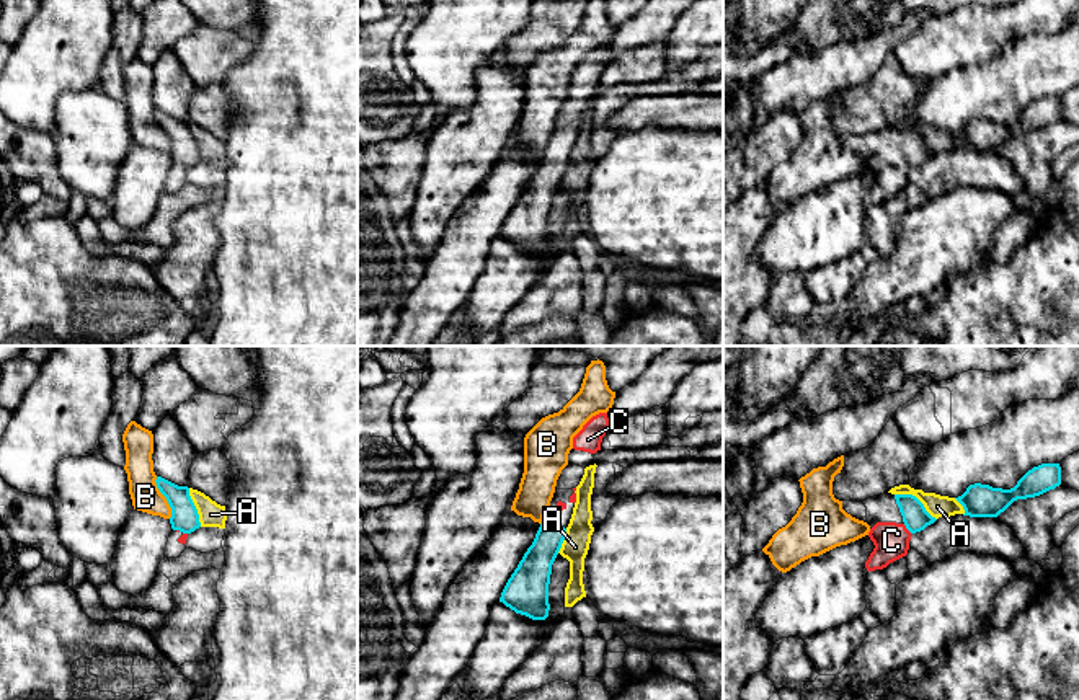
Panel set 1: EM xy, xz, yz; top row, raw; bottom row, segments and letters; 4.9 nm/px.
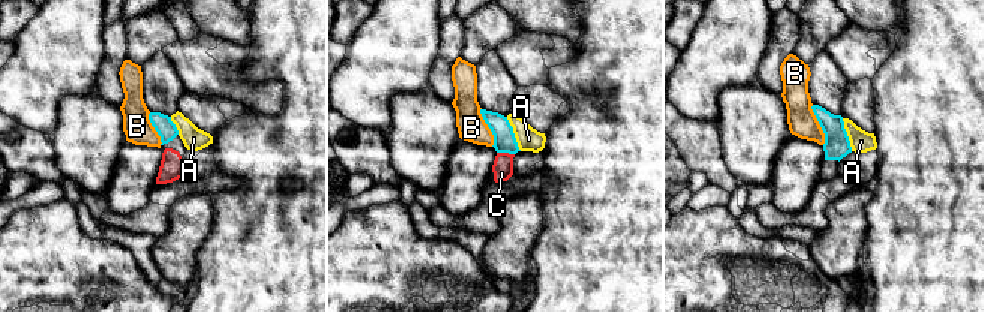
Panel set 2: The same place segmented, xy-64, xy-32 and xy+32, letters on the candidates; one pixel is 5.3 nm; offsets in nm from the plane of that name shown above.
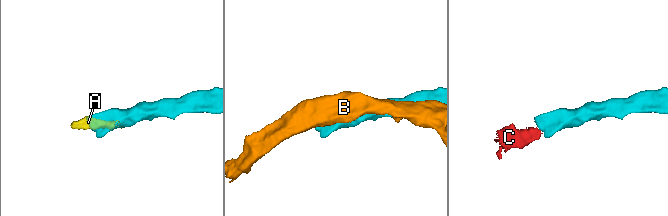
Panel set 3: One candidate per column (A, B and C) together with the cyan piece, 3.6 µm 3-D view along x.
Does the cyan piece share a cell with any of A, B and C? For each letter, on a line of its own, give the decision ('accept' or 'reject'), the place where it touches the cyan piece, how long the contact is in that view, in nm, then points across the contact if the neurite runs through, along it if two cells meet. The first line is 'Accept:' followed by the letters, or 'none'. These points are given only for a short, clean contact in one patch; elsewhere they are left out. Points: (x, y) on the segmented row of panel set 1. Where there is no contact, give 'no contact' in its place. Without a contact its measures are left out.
Accept: C
A: reject; contact yz (916, 498); length 240 nm; border yz (895, 493), (911, 493), (936, 519)
B: reject; contact xy (165, 496); length 220 nm
C: accept; contact yz (908, 529); length 60 nm; way yz (914, 516), (908, 529), (892, 540)

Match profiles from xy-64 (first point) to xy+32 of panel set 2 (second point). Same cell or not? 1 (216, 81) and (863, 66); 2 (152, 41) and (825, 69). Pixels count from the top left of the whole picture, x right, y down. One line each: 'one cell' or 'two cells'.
1: one cell
2: two cells

